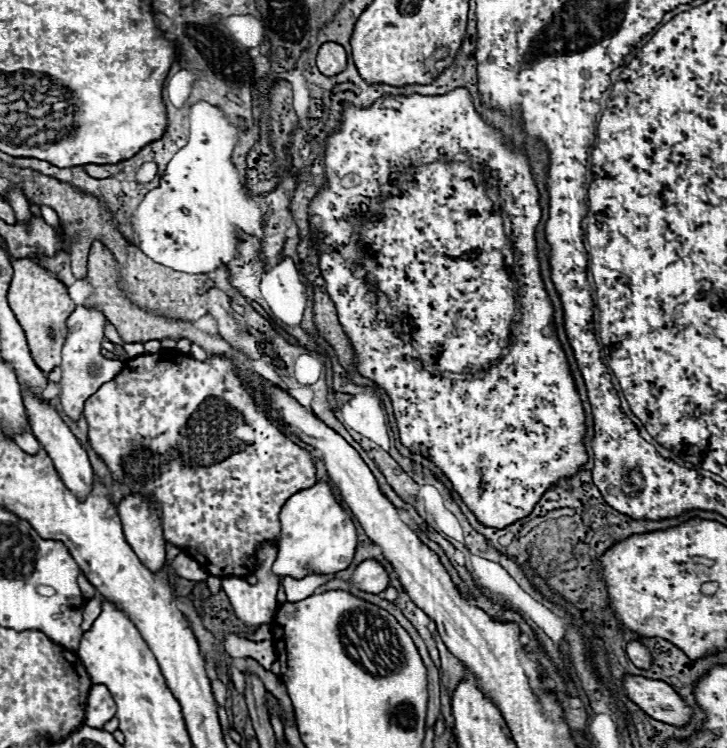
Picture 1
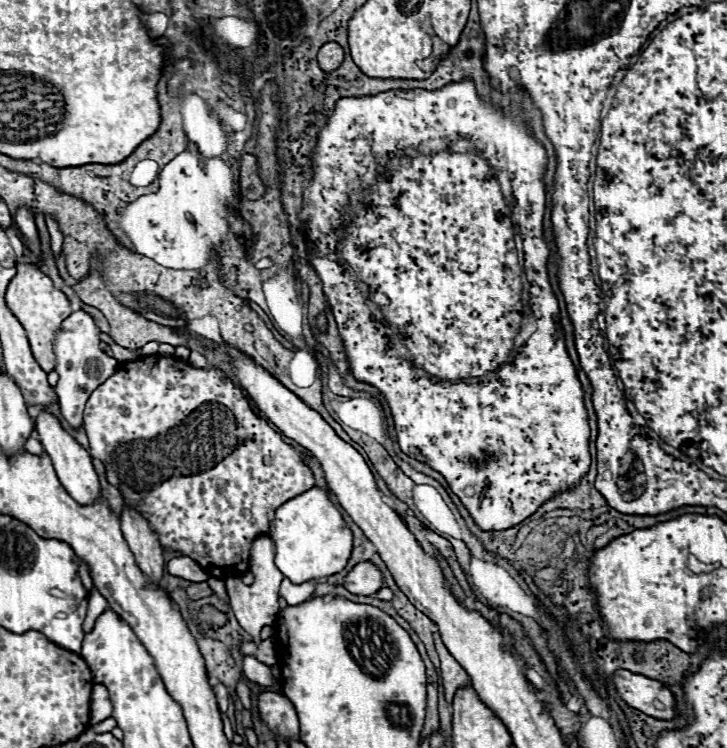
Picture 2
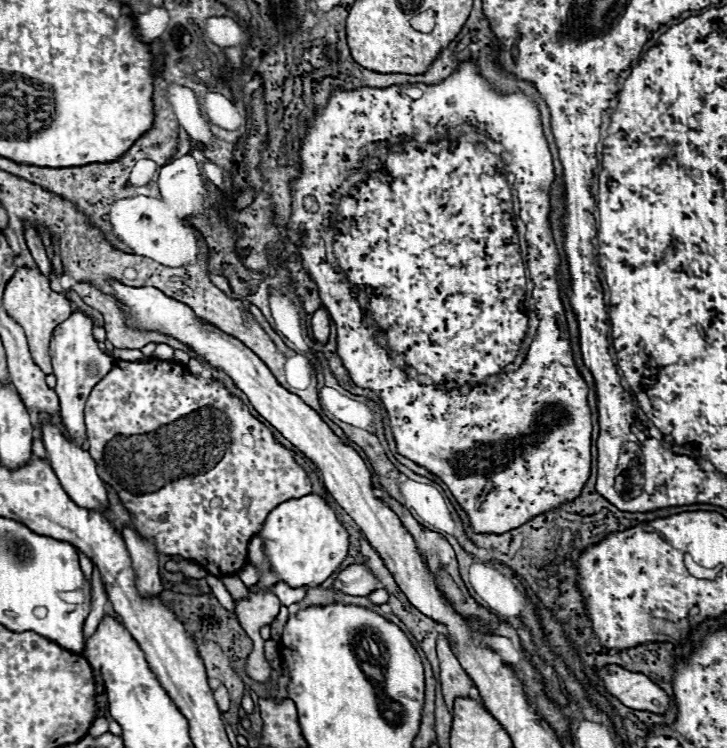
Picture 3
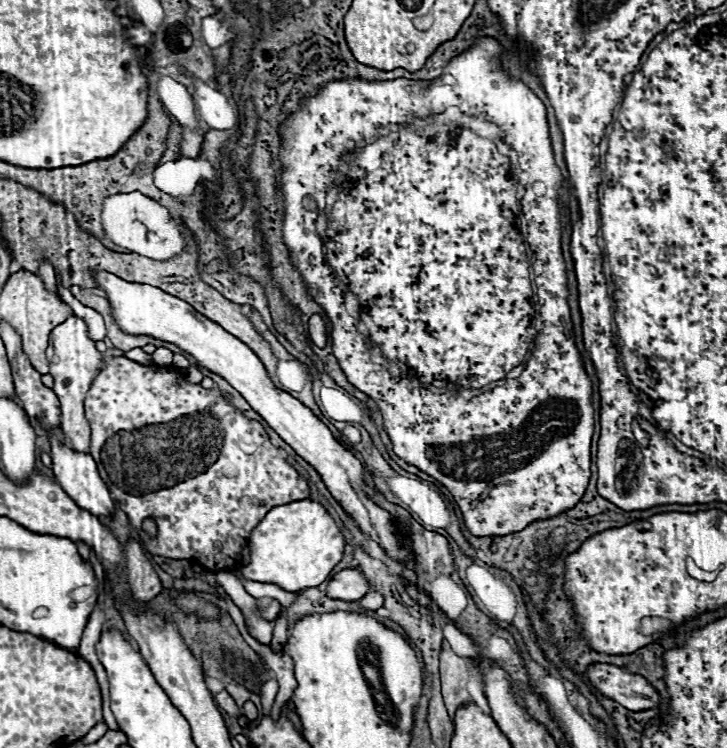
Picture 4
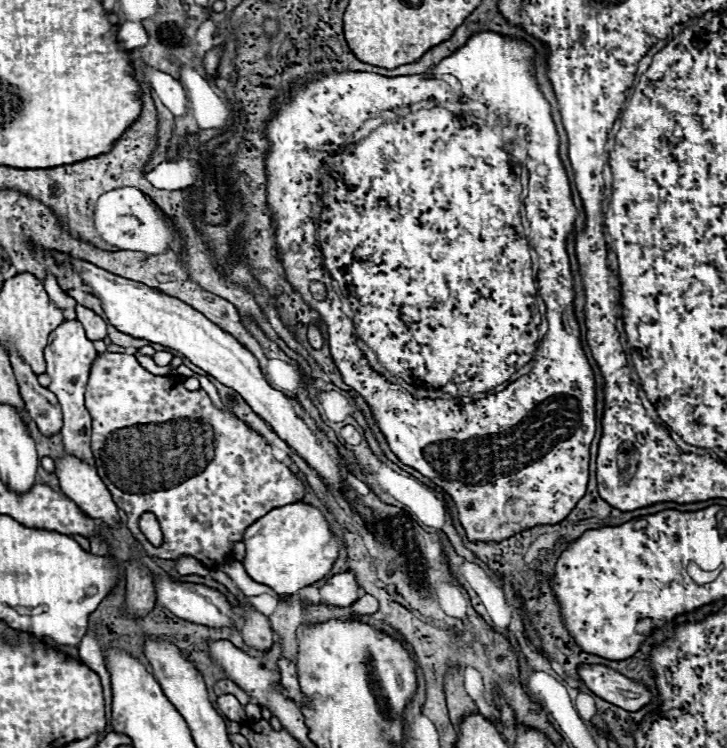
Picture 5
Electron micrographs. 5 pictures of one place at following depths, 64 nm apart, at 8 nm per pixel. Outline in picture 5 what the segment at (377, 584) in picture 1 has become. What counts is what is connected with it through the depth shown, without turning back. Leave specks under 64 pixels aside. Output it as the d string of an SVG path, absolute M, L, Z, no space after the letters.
M352 572L334 574L320 588L320 596L322 596L320 604L346 608L346 606L350 606L352 602L358 600L358 584L356 584L356 578L352 576Z

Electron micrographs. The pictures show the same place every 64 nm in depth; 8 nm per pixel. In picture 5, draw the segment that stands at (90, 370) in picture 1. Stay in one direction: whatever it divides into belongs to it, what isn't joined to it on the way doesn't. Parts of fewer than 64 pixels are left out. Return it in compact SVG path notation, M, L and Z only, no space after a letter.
M66 320L52 332L50 336L50 346L46 348L46 374L50 376L50 386L48 390L56 394L62 412L64 412L64 426L62 426L62 442L66 454L84 460L88 464L94 464L92 452L90 452L90 414L84 408L84 390L90 374L92 360L96 358L96 350L92 346L92 340L84 336L84 328L78 320Z

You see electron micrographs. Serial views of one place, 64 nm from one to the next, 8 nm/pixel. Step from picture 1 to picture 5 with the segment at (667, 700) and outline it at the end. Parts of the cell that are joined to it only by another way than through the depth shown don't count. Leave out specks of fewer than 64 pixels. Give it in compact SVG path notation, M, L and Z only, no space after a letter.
M582 664L578 666L578 676L602 700L620 706L624 710L640 710L650 704L652 694L640 682L622 676L620 672L600 666L600 664Z

